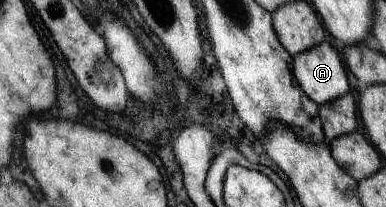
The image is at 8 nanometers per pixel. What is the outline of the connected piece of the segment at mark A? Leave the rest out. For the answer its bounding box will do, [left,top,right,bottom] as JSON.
[294,41,348,104]

